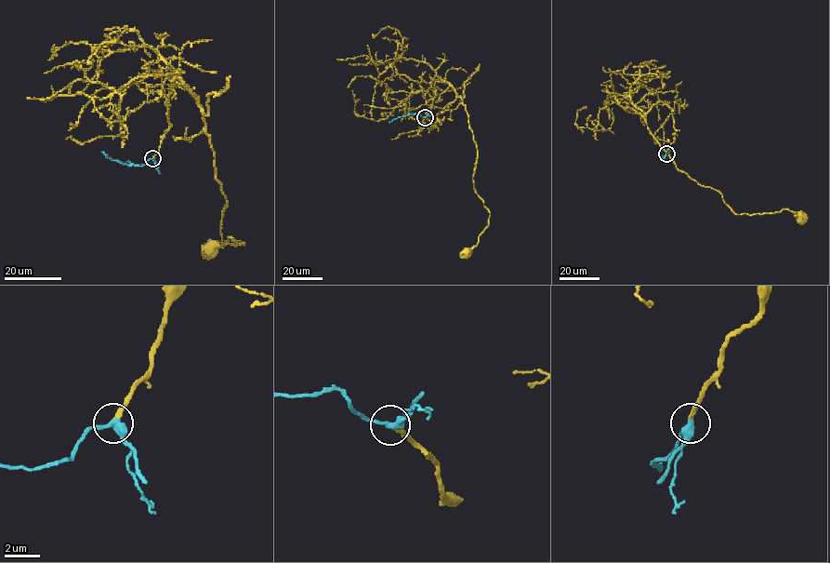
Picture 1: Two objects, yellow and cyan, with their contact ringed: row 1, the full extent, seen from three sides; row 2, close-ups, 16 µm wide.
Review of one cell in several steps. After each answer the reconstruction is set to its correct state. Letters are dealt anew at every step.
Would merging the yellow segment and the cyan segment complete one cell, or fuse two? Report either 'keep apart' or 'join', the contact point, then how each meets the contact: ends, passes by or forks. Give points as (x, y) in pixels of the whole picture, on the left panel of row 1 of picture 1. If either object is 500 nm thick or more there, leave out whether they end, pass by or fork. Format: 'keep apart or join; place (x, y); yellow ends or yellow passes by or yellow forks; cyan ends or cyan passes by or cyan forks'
join; place (152, 158); yellow ends; cyan passes by

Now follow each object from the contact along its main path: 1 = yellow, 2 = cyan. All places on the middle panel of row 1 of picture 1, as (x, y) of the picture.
1: (425, 117), (437, 127), (456, 97), (466, 105), (477, 151), (473, 186), (490, 213), (464, 252)
2: (425, 117), (419, 113), (408, 114), (389, 122)

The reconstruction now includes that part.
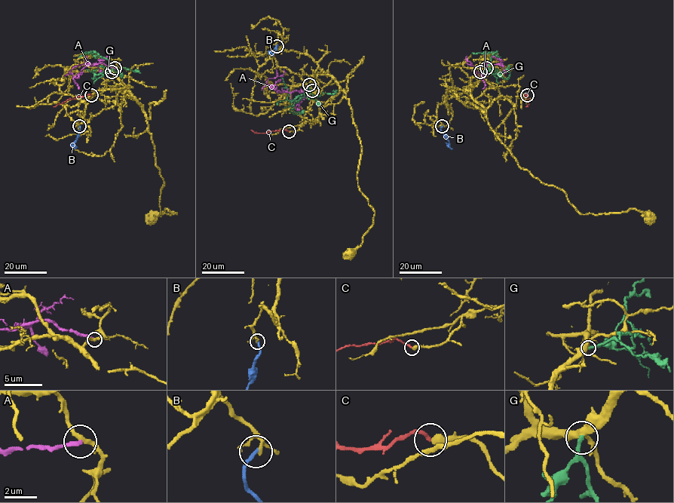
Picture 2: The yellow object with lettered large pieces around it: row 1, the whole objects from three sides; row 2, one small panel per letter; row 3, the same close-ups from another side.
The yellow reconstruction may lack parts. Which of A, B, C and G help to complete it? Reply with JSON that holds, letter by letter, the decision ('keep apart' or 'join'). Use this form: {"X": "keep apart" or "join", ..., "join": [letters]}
{"A": "keep apart", "B": "keep apart", "C": "join", "G": "keep apart", "join": ["C"]}

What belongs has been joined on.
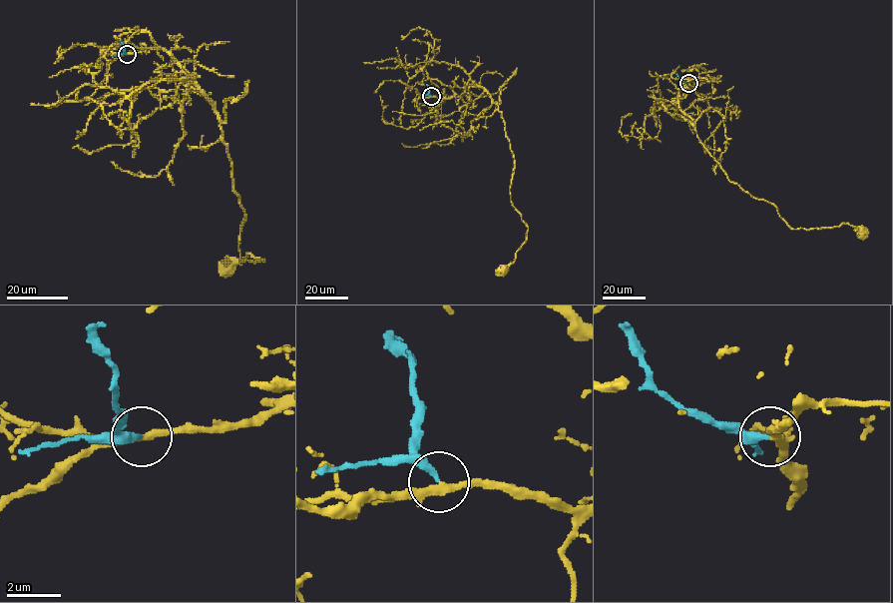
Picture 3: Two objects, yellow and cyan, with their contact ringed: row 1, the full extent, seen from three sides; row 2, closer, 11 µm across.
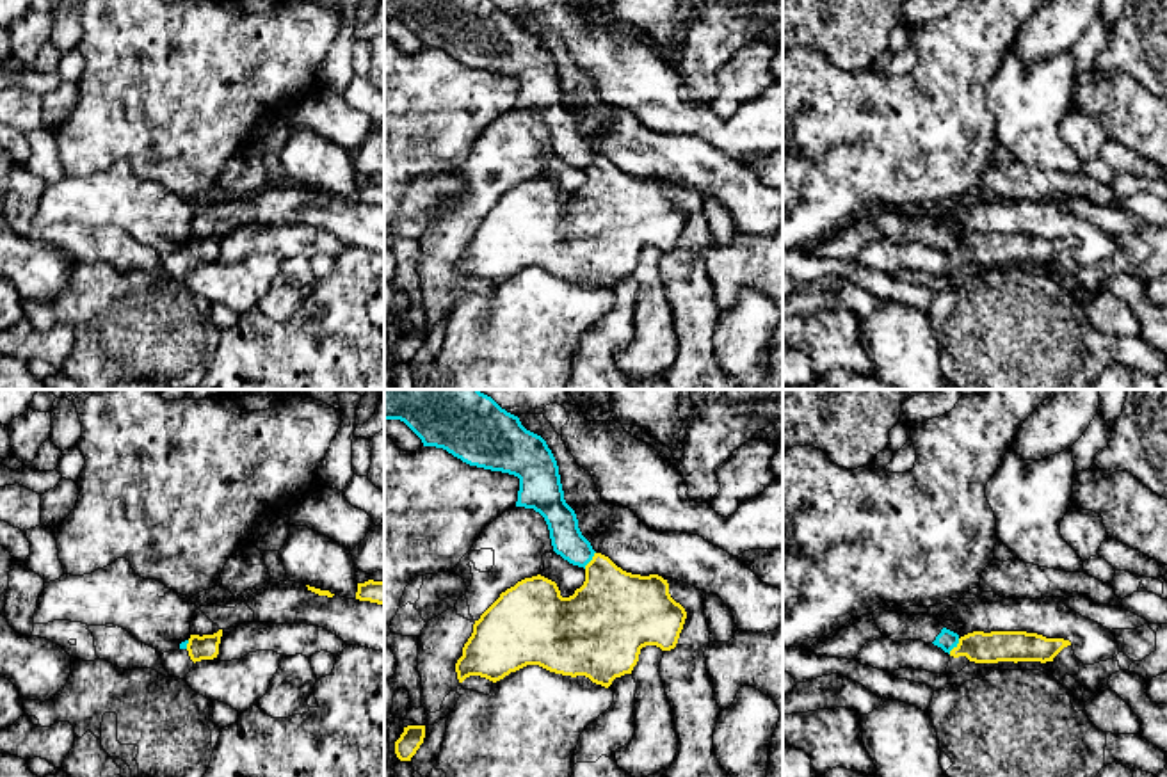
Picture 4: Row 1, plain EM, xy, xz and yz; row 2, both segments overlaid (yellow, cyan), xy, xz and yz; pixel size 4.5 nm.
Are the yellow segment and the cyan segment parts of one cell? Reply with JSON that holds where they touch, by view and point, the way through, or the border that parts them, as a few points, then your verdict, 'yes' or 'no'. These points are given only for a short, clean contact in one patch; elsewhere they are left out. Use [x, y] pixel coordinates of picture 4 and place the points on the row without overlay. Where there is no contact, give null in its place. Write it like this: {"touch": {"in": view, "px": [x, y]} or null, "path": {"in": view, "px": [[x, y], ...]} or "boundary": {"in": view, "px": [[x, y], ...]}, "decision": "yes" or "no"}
{"touch": {"in": "yz", "px": [957, 248]}, "boundary": {"in": "yz", "px": [[959, 240], [949, 255]]}, "decision": "no"}

